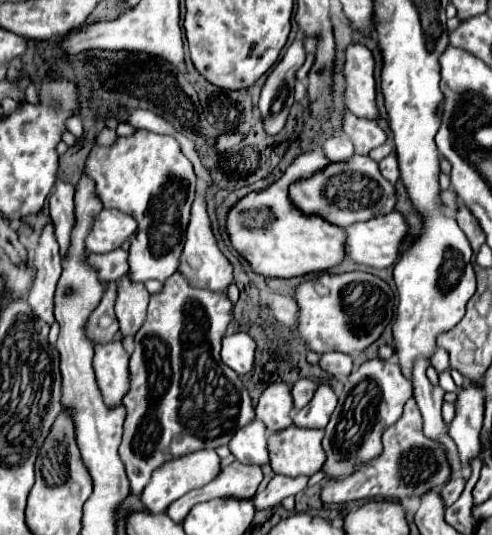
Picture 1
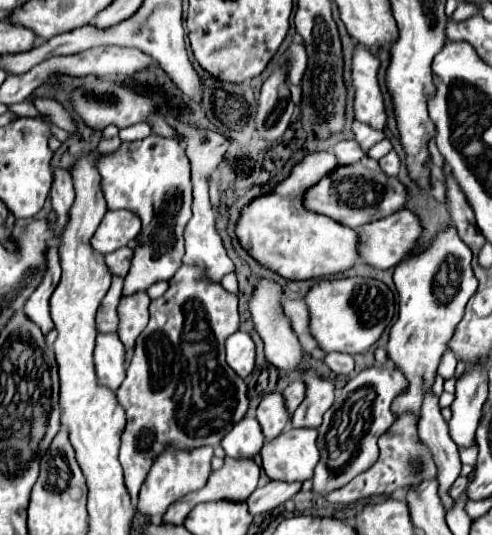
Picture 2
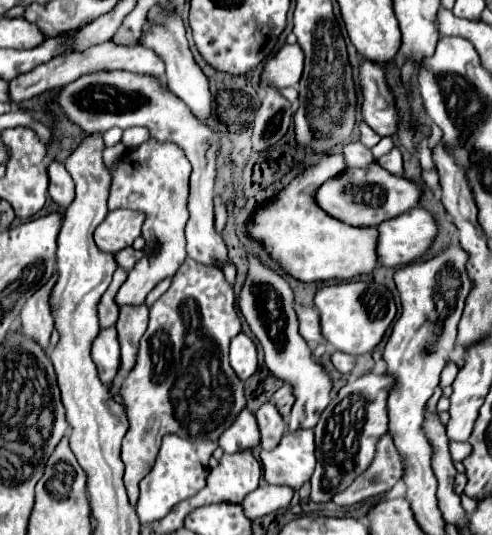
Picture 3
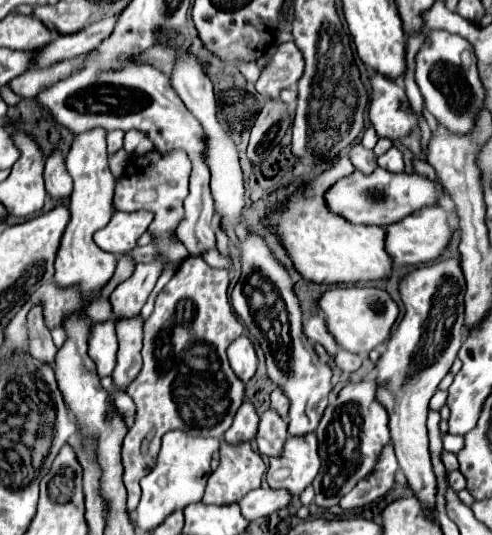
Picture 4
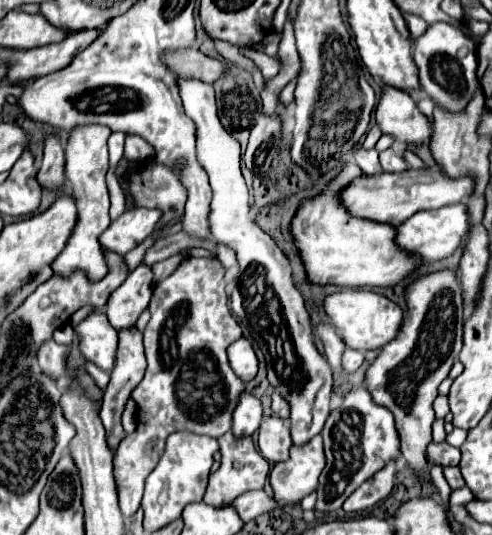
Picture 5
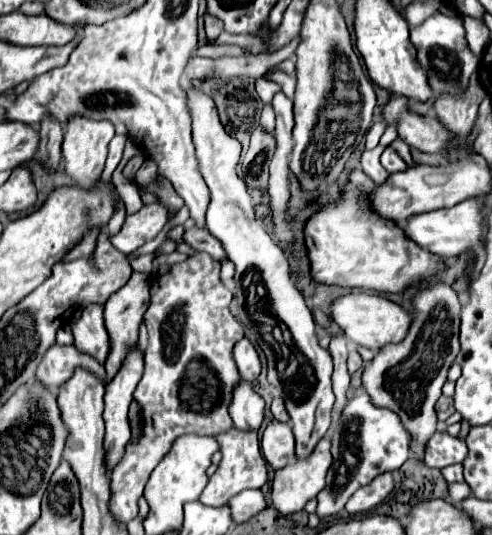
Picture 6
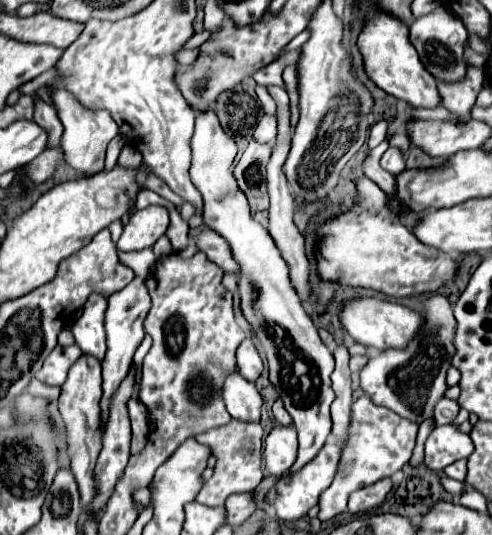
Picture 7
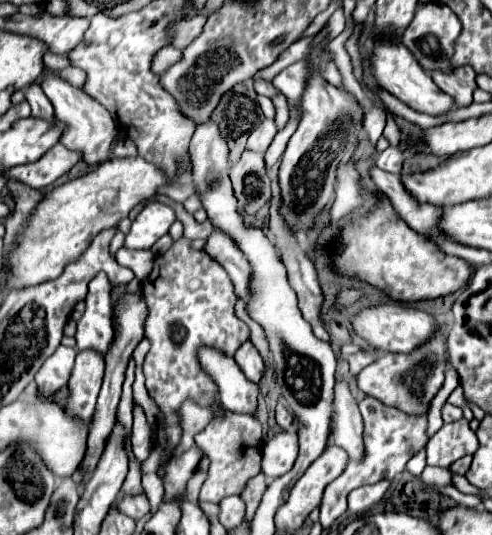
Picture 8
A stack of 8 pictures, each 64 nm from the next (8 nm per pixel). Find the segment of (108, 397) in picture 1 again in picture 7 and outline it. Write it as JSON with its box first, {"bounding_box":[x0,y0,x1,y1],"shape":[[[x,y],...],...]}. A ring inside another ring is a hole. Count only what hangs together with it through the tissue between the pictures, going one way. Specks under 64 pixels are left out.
{"bounding_box":[72,296,106,360],"shape":[[[90,296],[90,300],[82,310],[82,316],[72,326],[72,334],[82,352],[98,360],[102,360],[106,354],[106,330],[102,324],[104,312],[106,312],[106,298]]]}

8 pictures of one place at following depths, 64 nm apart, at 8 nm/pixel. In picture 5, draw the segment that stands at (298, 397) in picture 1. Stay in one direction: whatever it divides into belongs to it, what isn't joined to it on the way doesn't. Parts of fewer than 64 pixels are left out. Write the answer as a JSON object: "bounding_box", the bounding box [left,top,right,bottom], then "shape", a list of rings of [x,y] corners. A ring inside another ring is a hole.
{"bounding_box":[272,392,288,420],"shape":[[[278,392],[272,394],[272,412],[278,414],[280,418],[284,418],[284,420],[288,418],[288,402]]]}

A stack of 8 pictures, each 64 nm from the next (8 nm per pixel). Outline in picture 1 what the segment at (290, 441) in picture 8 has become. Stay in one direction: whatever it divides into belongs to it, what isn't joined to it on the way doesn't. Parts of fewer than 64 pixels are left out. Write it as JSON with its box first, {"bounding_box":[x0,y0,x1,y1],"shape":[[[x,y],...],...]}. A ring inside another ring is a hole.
{"bounding_box":[256,382,292,432],"shape":[[[274,382],[262,392],[256,406],[256,418],[266,424],[268,432],[278,432],[292,424],[292,408],[290,386],[286,382]]]}

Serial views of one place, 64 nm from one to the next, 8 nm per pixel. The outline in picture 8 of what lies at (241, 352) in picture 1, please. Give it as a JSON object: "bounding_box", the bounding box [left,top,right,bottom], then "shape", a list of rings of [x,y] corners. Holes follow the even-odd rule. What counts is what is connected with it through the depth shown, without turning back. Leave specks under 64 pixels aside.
{"bounding_box":[234,340,264,382],"shape":[[[246,340],[234,354],[234,360],[236,364],[240,366],[240,370],[244,372],[244,376],[250,380],[250,382],[258,382],[264,374],[264,362],[262,362],[262,356],[258,354],[258,350],[254,348],[254,344],[250,340]]]}

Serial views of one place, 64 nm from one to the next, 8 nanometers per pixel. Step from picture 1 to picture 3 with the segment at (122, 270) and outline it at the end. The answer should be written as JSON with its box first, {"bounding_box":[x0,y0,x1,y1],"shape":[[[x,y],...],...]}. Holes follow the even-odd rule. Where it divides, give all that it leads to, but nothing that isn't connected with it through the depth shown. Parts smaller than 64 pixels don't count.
{"bounding_box":[114,246,142,270],"shape":[[[128,246],[128,248],[124,248],[124,250],[118,250],[118,252],[114,254],[114,260],[116,260],[116,264],[118,264],[120,268],[132,270],[132,266],[134,266],[136,260],[138,260],[138,256],[142,256],[142,252],[140,252],[140,250],[134,250],[132,246]]]}

